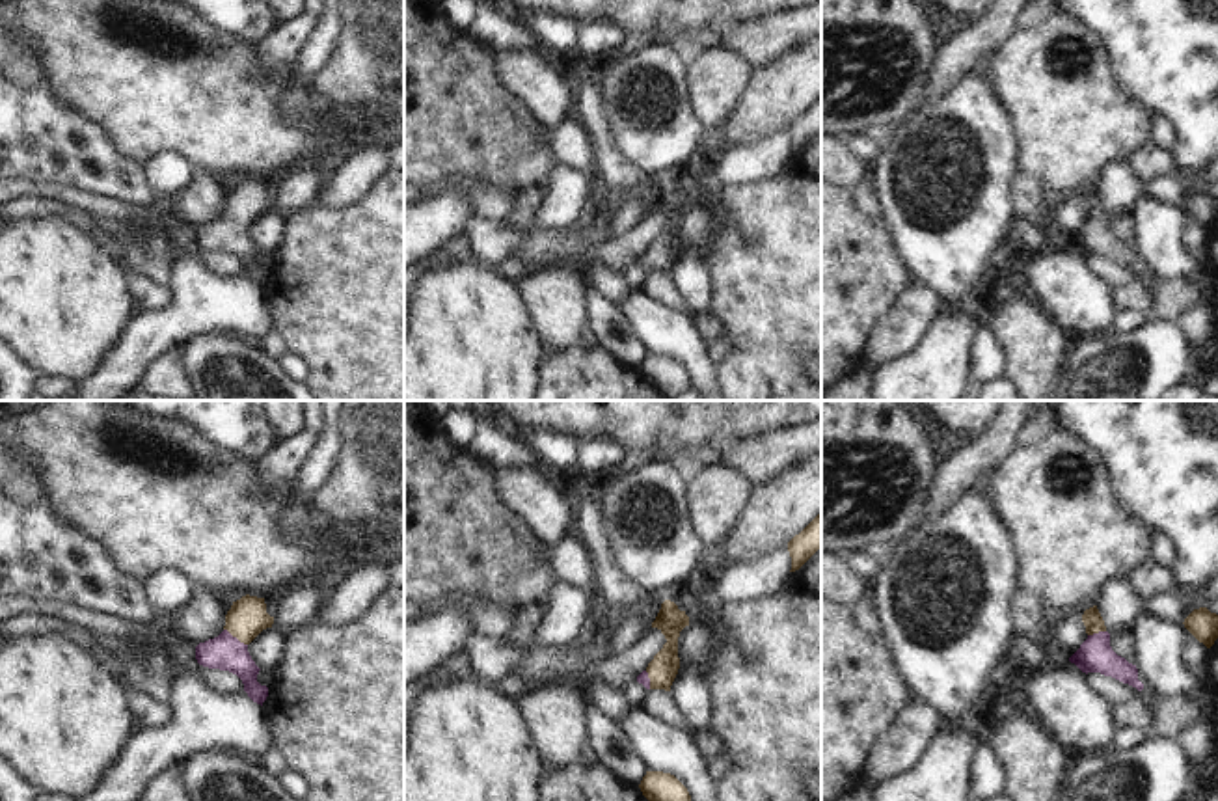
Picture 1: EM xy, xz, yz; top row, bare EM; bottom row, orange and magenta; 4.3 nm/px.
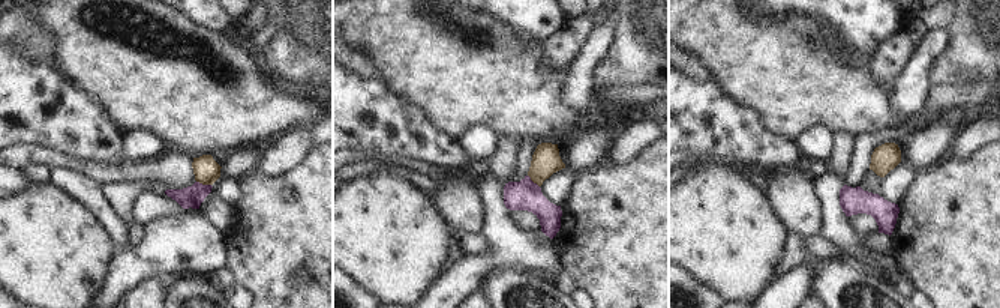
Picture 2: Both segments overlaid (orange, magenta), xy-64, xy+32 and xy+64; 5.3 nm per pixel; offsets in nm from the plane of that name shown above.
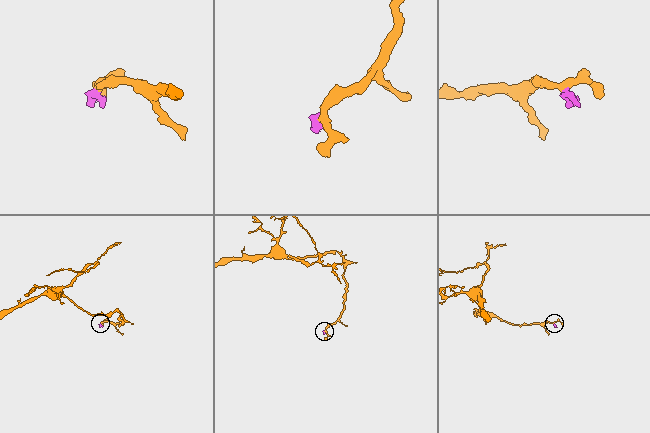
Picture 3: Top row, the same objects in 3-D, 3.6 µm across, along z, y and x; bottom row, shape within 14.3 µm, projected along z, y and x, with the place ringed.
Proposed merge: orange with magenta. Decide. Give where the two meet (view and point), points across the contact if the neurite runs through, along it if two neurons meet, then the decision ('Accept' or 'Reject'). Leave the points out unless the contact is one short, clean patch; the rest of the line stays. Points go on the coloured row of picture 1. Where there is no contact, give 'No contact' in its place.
Touches orange at xy (235, 636). Path across: xy (246, 619), (235, 636), (226, 652). Accept.

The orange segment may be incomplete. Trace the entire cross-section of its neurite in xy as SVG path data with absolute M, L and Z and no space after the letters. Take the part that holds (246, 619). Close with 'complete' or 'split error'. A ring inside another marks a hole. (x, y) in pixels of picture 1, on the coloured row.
M246 594L227 611L223 631L196 646L196 659L203 667L237 674L248 697L263 706L268 687L257 682L261 669L251 659L248 645L272 624L274 617L266 613L264 598Z | split error

